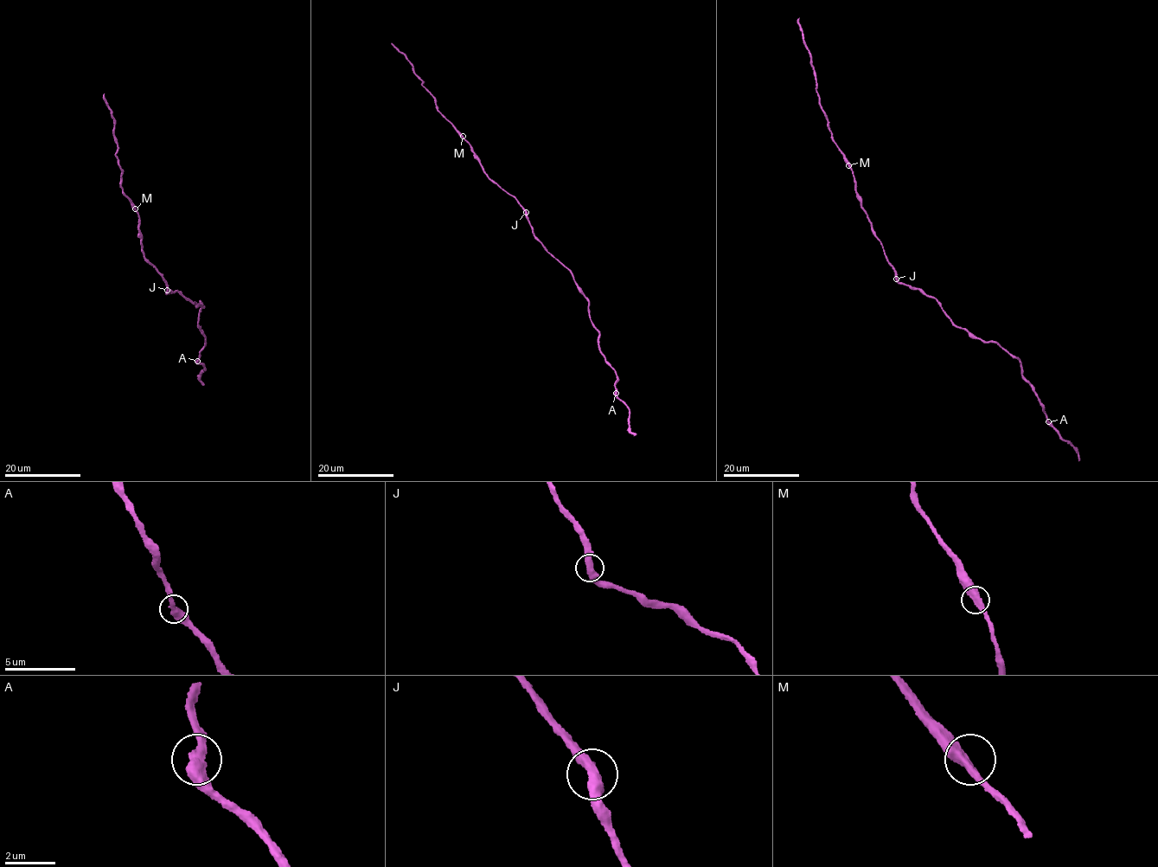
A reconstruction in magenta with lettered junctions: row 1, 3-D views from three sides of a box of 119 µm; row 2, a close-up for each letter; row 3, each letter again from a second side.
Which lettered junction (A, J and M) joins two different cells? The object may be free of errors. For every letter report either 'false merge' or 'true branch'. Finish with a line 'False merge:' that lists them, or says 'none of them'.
A: true branch
J: true branch
M: true branch
False merge: none of them

